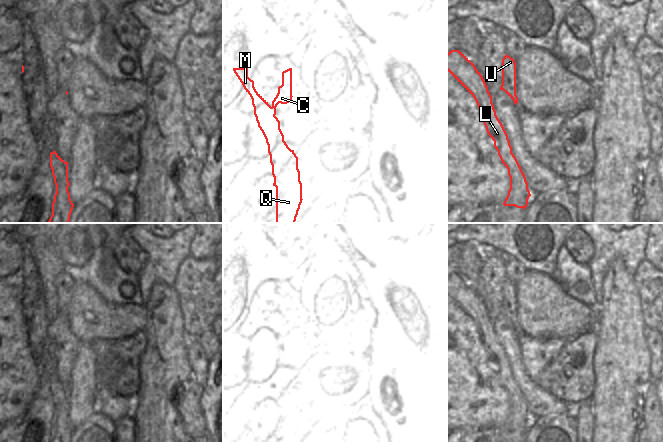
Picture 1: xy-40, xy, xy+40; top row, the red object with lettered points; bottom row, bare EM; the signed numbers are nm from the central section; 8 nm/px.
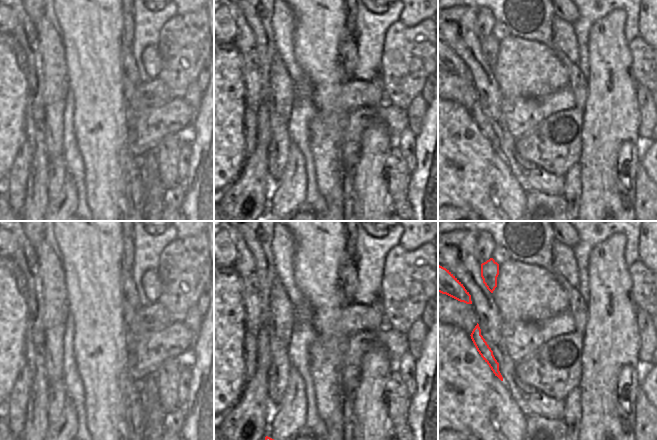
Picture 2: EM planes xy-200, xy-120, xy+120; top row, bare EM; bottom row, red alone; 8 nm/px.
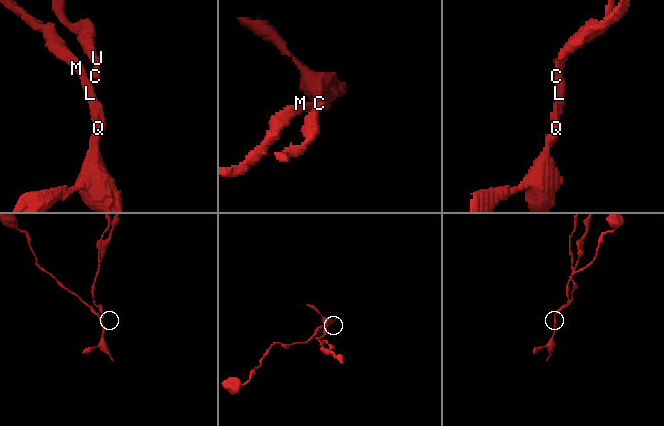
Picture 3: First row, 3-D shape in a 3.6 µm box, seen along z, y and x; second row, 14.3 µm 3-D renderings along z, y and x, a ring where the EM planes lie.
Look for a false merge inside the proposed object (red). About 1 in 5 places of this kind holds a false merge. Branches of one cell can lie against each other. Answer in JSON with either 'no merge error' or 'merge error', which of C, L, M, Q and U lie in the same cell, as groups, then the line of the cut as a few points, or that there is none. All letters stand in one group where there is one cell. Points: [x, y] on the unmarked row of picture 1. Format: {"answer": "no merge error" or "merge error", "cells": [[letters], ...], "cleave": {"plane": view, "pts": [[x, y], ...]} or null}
{"answer": "merge error", "cells": [["C", "U"], ["L", "M", "Q"]], "cleave": {"plane": "xy", "pts": [[271, 331], [275, 338]]}}

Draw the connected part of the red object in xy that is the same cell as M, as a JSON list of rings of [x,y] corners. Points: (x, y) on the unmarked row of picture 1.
[[[248,287],[245,292],[233,292],[233,295],[252,323],[258,351],[268,369],[273,410],[276,411],[276,442],[296,442],[303,424],[298,381],[284,365],[274,333],[256,315],[254,305],[248,301]]]

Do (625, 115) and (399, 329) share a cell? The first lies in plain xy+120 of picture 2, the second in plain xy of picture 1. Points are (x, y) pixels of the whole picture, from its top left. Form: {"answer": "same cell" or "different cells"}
{"answer": "same cell"}

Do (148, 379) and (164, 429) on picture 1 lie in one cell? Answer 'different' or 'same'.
same

